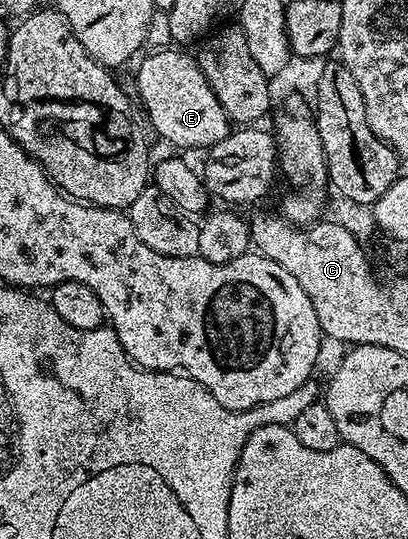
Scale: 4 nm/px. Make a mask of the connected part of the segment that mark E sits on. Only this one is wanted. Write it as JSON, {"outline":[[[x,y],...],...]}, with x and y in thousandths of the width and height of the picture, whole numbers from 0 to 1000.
{"outline":[[[451,91],[375,93],[370,98],[363,98],[373,102],[358,104],[353,111],[348,111],[350,108],[341,111],[341,117],[346,115],[343,126],[338,126],[333,132],[333,165],[343,173],[343,184],[346,184],[346,186],[341,184],[341,189],[348,193],[348,206],[350,212],[358,215],[358,221],[360,221],[358,212],[363,212],[363,221],[368,226],[373,226],[375,239],[382,241],[385,247],[392,249],[395,254],[402,256],[407,263],[424,265],[424,269],[431,273],[493,273],[493,276],[507,276],[512,273],[522,273],[525,267],[532,265],[534,262],[544,262],[547,258],[551,258],[556,250],[566,250],[574,241],[574,236],[571,230],[564,226],[556,210],[549,208],[544,195],[534,187],[534,180],[525,176],[525,165],[520,165],[510,156],[510,152],[505,150],[505,143],[495,135],[495,128],[490,126],[488,115],[483,115],[483,111],[473,108],[473,104],[468,109],[468,106],[461,104],[458,98],[451,95],[458,93]]]}

